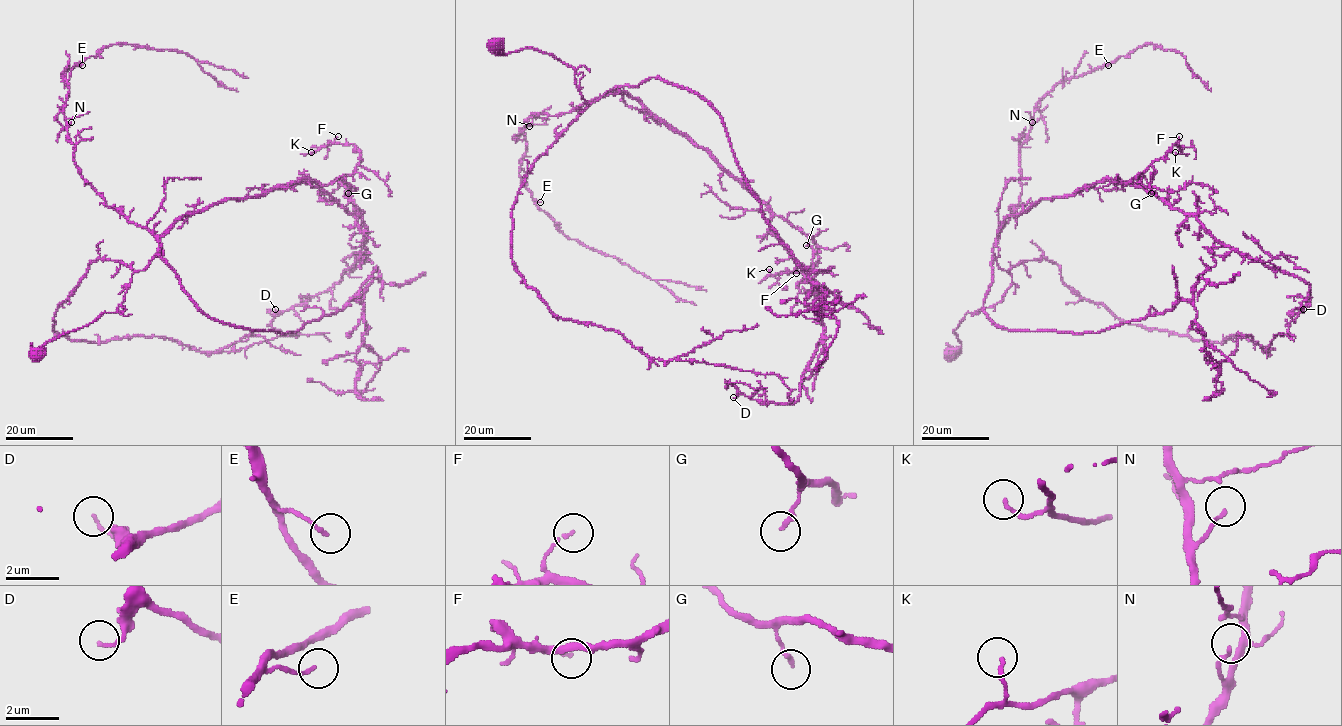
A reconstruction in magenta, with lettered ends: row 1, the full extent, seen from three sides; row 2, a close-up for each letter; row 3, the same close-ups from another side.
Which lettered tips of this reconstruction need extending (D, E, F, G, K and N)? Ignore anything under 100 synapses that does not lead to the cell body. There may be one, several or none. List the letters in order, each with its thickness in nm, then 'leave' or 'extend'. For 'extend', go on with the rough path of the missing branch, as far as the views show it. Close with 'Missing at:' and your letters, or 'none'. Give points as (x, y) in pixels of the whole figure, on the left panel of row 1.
D: 110 nm thick; leave
E: 120 nm thick; leave
F: 110 nm thick; leave
G: 150 nm thick; leave
K: 110 nm thick; extend; missing branch runs (311, 152), (311, 147), (303, 150), (281, 148), (271, 154), (260, 178), (249, 158), (252, 151)
N: 130 nm thick; leave
Missing at: K

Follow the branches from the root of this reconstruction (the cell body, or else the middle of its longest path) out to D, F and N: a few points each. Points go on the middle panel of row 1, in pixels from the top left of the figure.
D: (493, 44), (571, 66), (588, 105), (625, 91), (768, 208), (823, 299), (822, 341), (795, 401), (733, 397)
F: (493, 44), (551, 54), (575, 70), (588, 105), (616, 87), (704, 147), (813, 239), (818, 261), (796, 273)
N: (493, 44), (502, 55), (533, 47), (571, 66), (588, 105), (618, 88), (569, 112), (532, 113), (529, 126)

